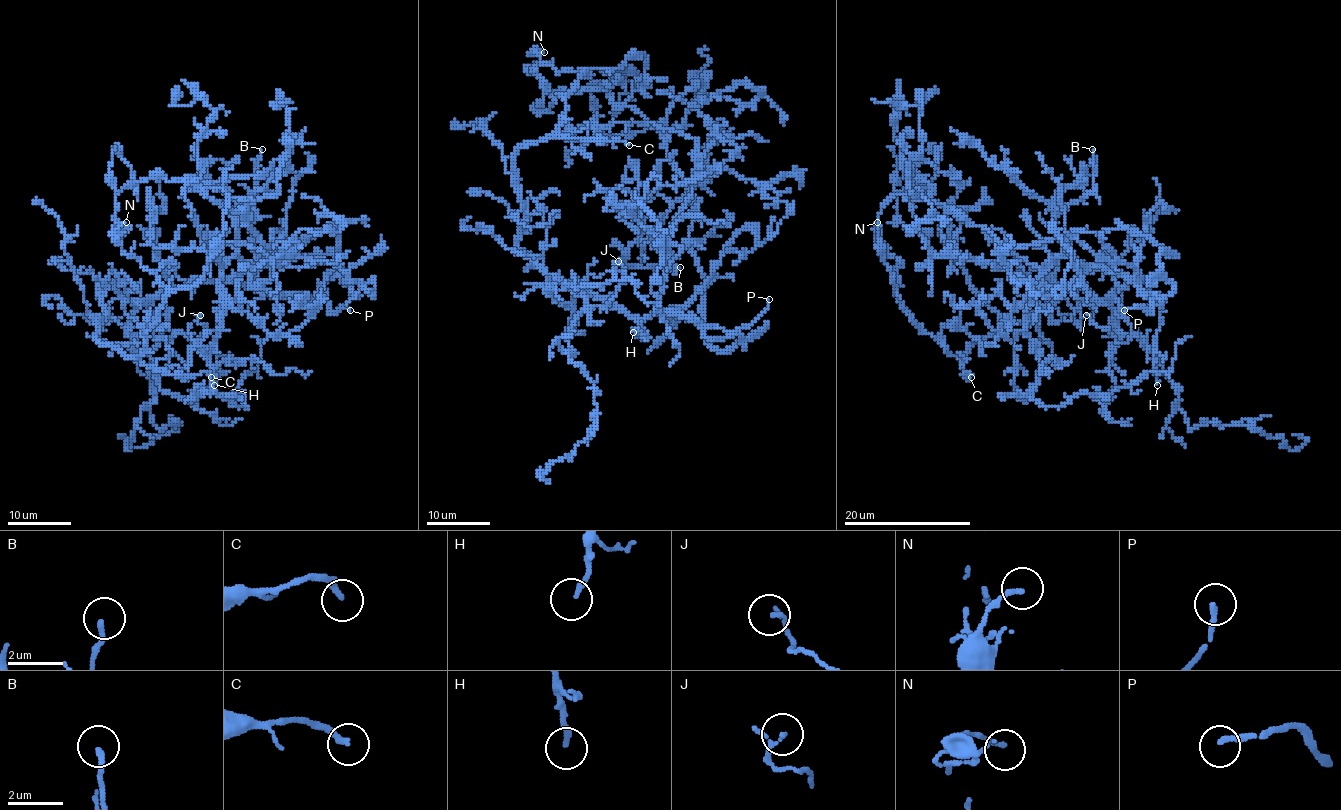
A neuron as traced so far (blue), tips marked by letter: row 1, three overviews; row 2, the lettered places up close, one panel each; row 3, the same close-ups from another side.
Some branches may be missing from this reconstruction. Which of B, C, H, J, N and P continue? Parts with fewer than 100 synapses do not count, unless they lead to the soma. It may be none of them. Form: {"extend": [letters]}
{"extend": ["P"]}

